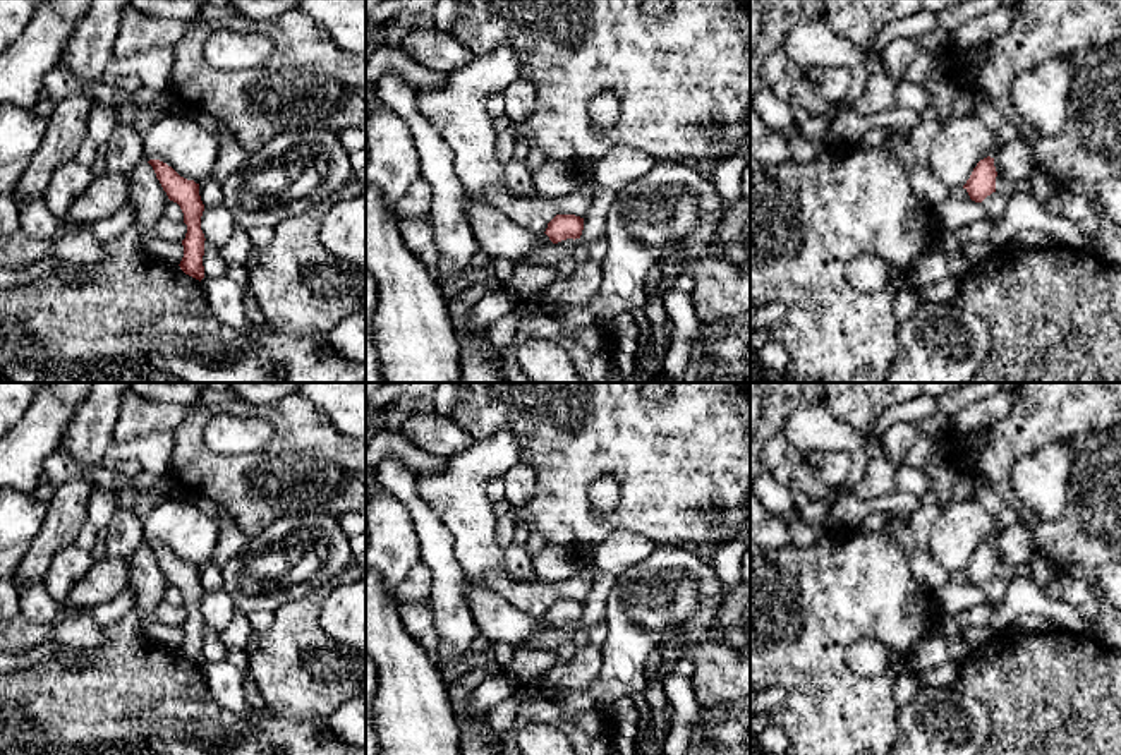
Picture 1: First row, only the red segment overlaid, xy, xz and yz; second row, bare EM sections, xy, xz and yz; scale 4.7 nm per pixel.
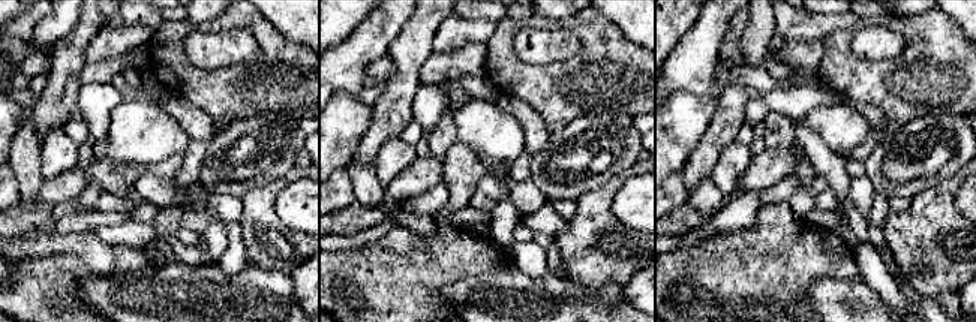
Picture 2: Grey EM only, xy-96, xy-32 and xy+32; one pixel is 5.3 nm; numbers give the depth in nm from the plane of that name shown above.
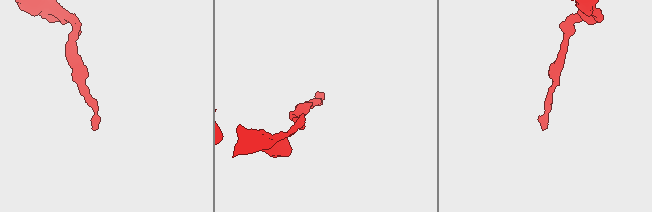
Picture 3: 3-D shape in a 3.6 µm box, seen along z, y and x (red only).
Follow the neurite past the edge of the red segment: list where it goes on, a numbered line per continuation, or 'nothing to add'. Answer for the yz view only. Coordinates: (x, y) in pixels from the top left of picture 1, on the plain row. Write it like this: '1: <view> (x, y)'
nothing to add

